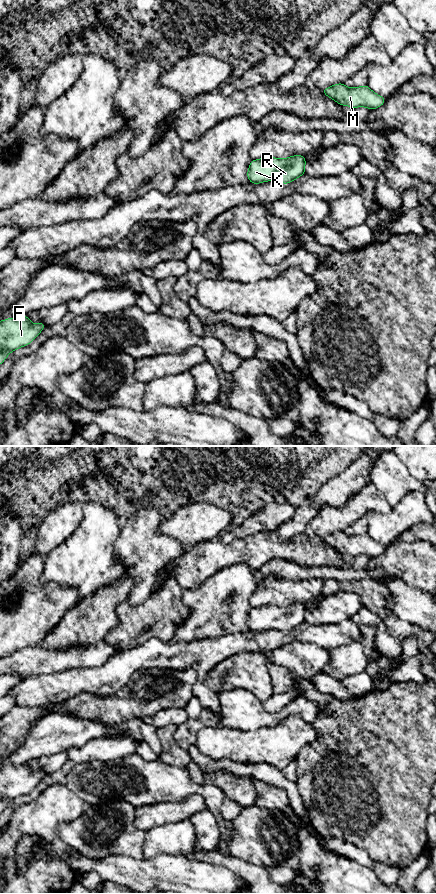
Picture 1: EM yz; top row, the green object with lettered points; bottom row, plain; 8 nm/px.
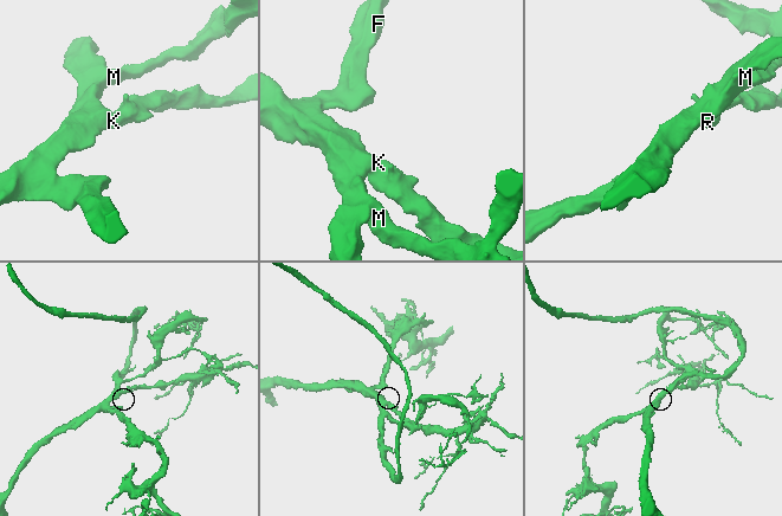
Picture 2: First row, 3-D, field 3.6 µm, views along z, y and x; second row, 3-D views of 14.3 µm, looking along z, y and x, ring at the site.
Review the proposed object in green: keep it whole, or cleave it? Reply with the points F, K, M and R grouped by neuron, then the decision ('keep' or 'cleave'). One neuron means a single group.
groups F K M R; keep

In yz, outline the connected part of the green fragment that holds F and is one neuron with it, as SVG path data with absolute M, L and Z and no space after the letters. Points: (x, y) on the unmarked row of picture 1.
M27 762L1 769L0 813L13 798L29 793L46 774L44 770L33 772Z

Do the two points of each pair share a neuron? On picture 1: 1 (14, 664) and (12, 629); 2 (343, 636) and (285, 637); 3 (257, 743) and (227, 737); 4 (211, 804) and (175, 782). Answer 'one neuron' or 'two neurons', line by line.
1: two neurons
2: one neuron
3: one neuron
4: one neuron

